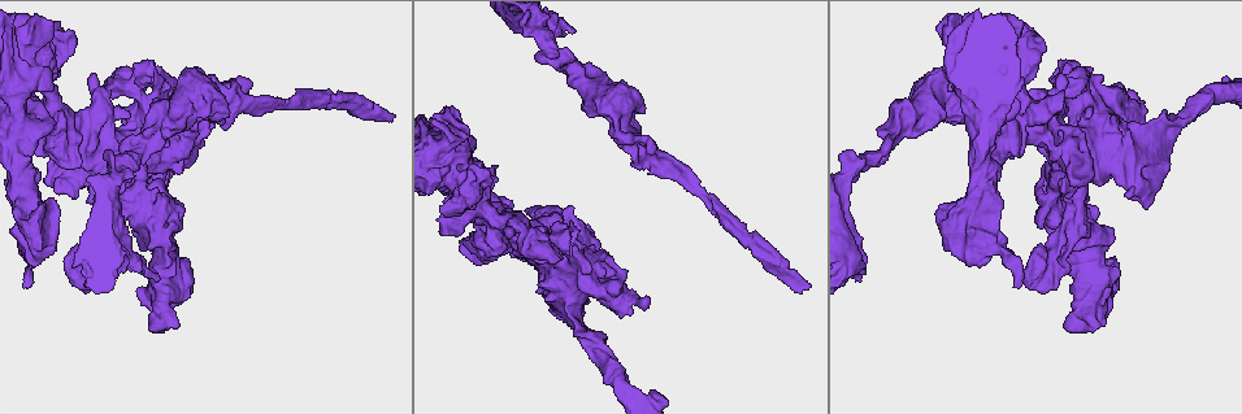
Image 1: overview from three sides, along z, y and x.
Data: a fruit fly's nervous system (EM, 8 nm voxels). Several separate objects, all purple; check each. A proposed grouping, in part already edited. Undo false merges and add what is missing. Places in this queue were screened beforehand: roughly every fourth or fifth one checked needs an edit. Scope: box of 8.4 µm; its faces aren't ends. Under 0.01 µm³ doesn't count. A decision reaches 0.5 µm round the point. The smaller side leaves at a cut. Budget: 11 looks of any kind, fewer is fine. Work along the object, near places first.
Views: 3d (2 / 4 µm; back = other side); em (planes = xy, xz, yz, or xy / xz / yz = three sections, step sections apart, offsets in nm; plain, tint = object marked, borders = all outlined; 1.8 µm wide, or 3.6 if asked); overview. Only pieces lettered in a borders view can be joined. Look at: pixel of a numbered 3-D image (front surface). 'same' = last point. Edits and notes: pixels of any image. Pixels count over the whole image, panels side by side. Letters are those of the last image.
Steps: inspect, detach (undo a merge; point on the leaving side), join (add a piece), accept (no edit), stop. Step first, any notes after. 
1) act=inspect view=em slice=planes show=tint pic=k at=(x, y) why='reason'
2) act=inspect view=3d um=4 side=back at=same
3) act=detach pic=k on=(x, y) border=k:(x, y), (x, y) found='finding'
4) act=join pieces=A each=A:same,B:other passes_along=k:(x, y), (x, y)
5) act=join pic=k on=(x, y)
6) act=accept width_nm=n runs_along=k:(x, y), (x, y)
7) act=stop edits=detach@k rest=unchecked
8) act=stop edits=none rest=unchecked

act=inspect view=3d um=2 pic=1 at=(452, 112) why='branch stops here'

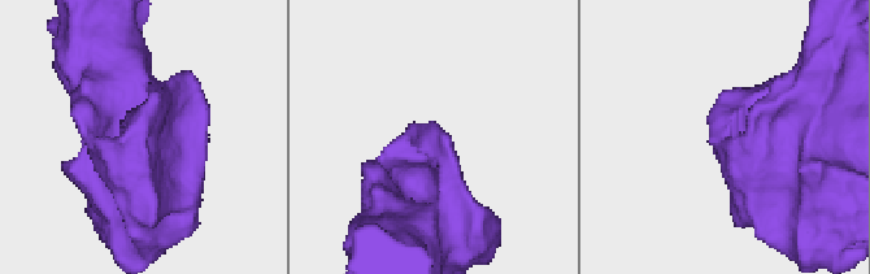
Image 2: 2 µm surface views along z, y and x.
act=inspect view=em slice=planes show=borders pic=2 at=(718, 113) why='need the tissue'

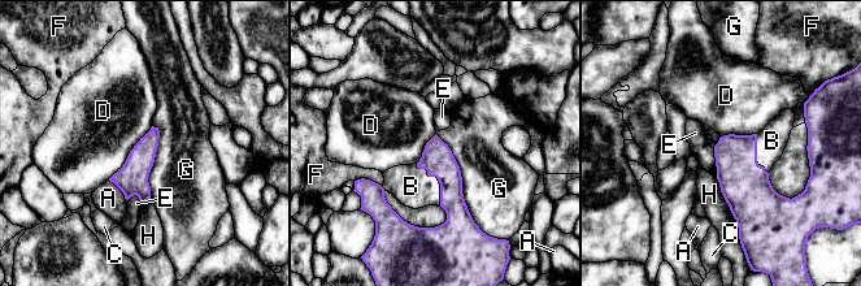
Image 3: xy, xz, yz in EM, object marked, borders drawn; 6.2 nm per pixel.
act=join pieces=B each=A:other,B:same,C:other,D:other,E:other,F:other,G:other,H:other found='the neuron continues'

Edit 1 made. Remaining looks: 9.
act=inspect view=overview

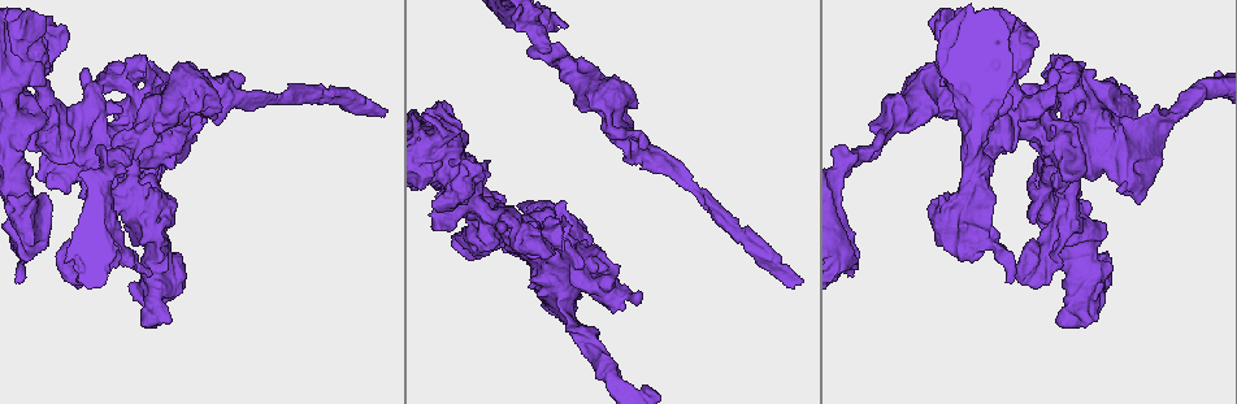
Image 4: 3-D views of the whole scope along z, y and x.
act=inspect view=3d um=4 pic=4 at=(452, 162)

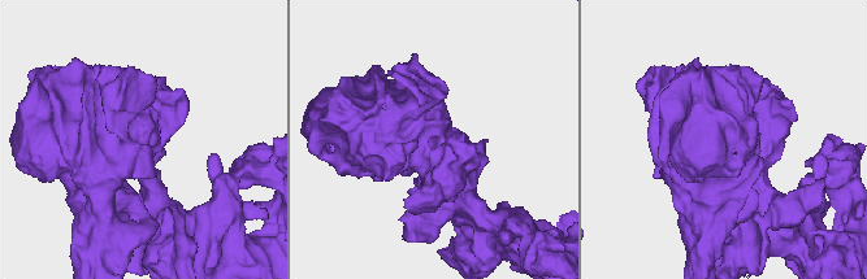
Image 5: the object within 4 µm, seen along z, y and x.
act=inspect view=em slice=planes show=tint at=same

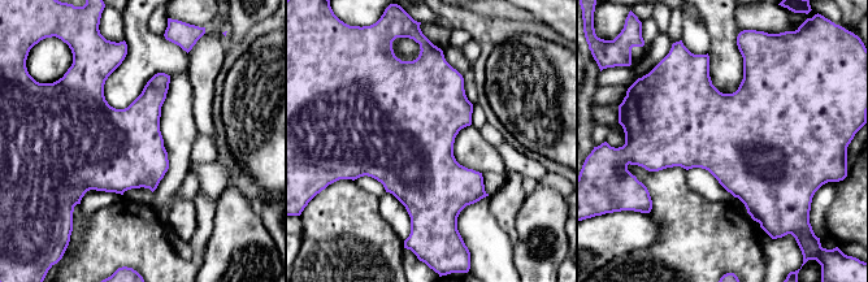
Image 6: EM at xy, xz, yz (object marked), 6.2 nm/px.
act=inspect view=em slice=planes show=borders at=same

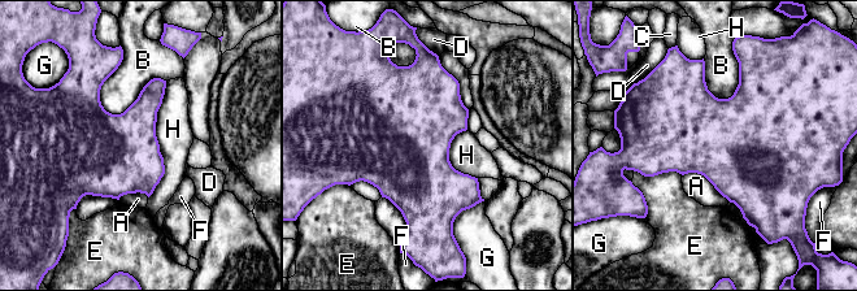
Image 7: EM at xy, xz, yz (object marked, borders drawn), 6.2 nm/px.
act=accept each=A:other,B:other,C:other,D:other,E:other,F:other,G:other,H:other border=7:(166, 82), (148, 198) found='one neuron here'

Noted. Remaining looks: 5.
act=inspect view=em slice=planes show=tint pic=4 at=(1040, 200) why='branch point'

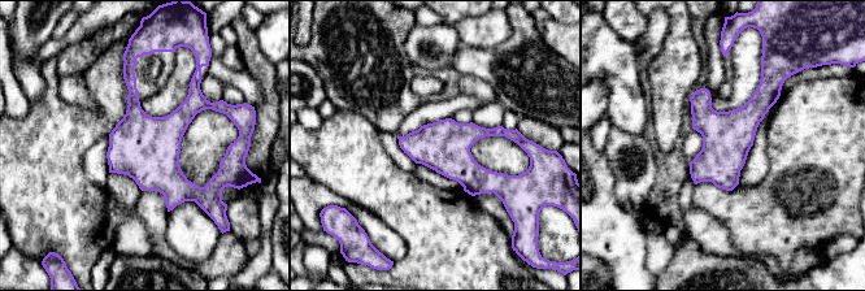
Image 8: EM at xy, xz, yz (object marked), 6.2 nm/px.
act=inspect view=em slice=planes show=borders at=same

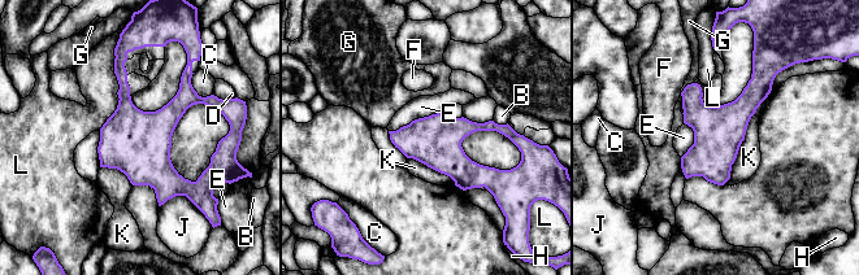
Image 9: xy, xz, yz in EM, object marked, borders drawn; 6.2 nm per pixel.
act=accept longest_contact=K:480nm each=B:other,C:other,D:other,E:other,F:other,G:other,H:other,J:other,K:other,L:other found='all the same neuron'

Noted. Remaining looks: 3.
act=inspect view=em um=3.6 slice=planes show=plain pic=4 at=(487, 232) why='sharp bend'

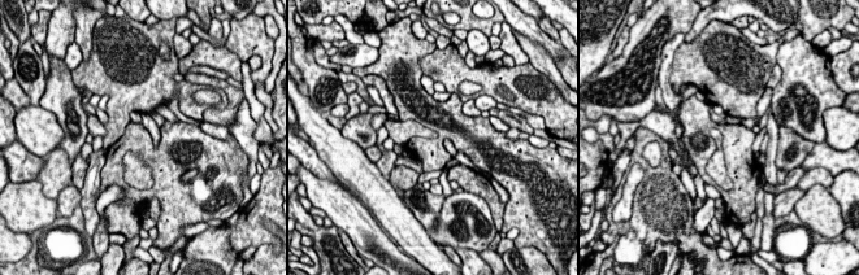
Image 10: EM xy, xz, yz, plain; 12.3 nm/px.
act=inspect view=em um=3.6 slice=planes show=tint at=same why='with the object marked'

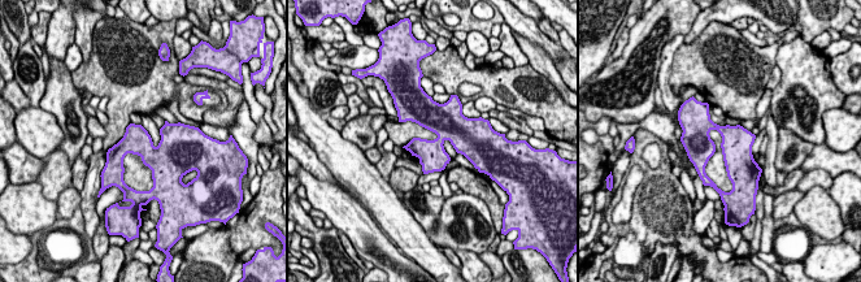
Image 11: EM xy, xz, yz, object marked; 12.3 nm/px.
act=inspect view=em um=3.6 slice=planes show=borders at=same

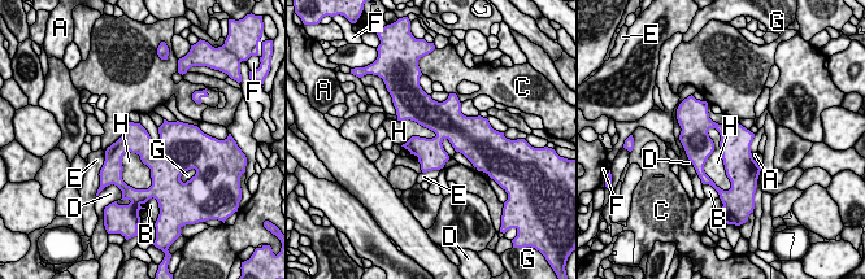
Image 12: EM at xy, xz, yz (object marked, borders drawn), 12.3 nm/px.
act=accept each=A:other,B:other,C:other,D:other,E:other,F:other,G:other,H:other border=12:(709, 127), (720, 135), (731, 184) found='one neuron here'

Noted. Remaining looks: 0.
act=stop edits=join@3 rest=unchecked

